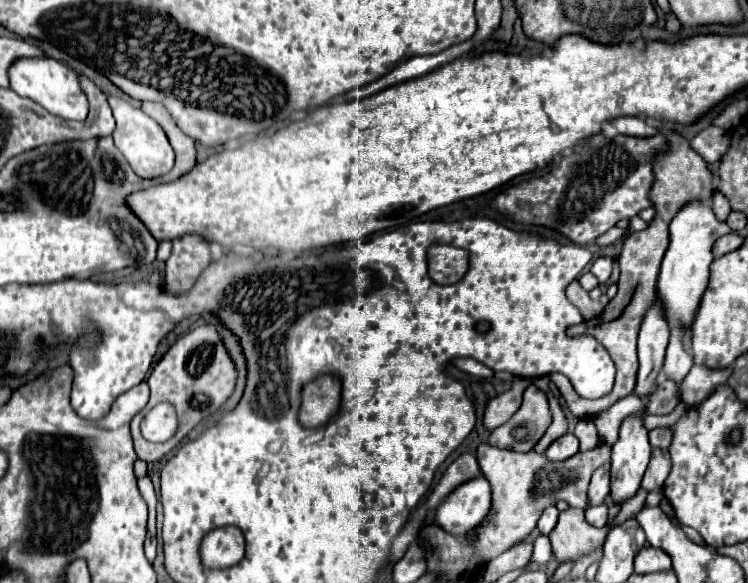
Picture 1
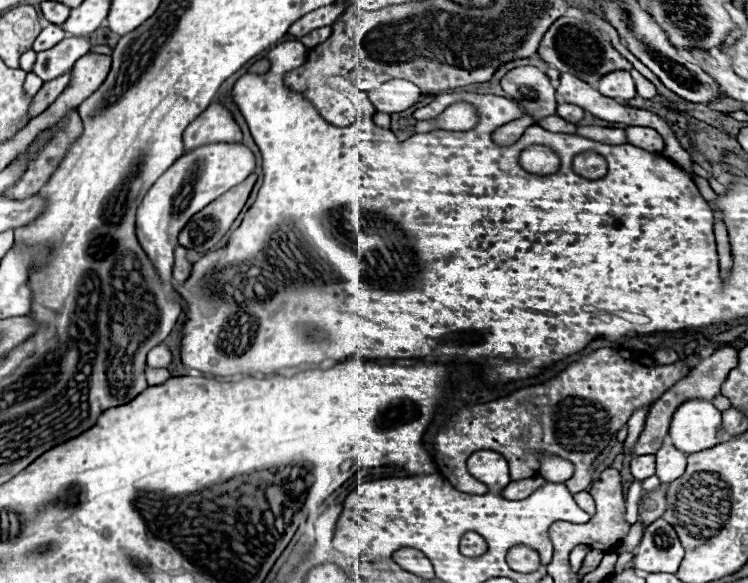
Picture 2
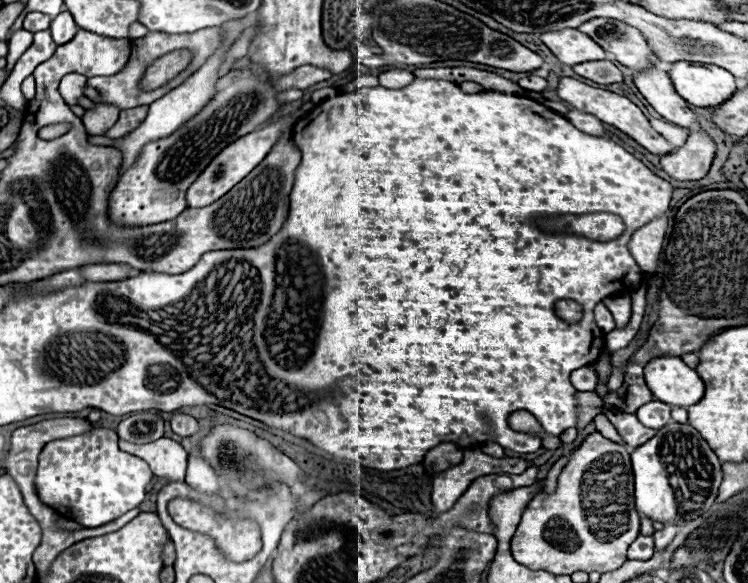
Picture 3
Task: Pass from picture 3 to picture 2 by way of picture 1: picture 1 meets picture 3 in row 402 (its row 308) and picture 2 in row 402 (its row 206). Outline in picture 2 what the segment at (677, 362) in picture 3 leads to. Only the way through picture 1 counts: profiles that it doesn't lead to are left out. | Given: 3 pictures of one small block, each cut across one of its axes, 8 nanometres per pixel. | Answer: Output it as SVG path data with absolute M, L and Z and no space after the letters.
M686 400L676 408L670 422L670 442L686 452L694 454L712 448L722 442L722 414L708 400Z

